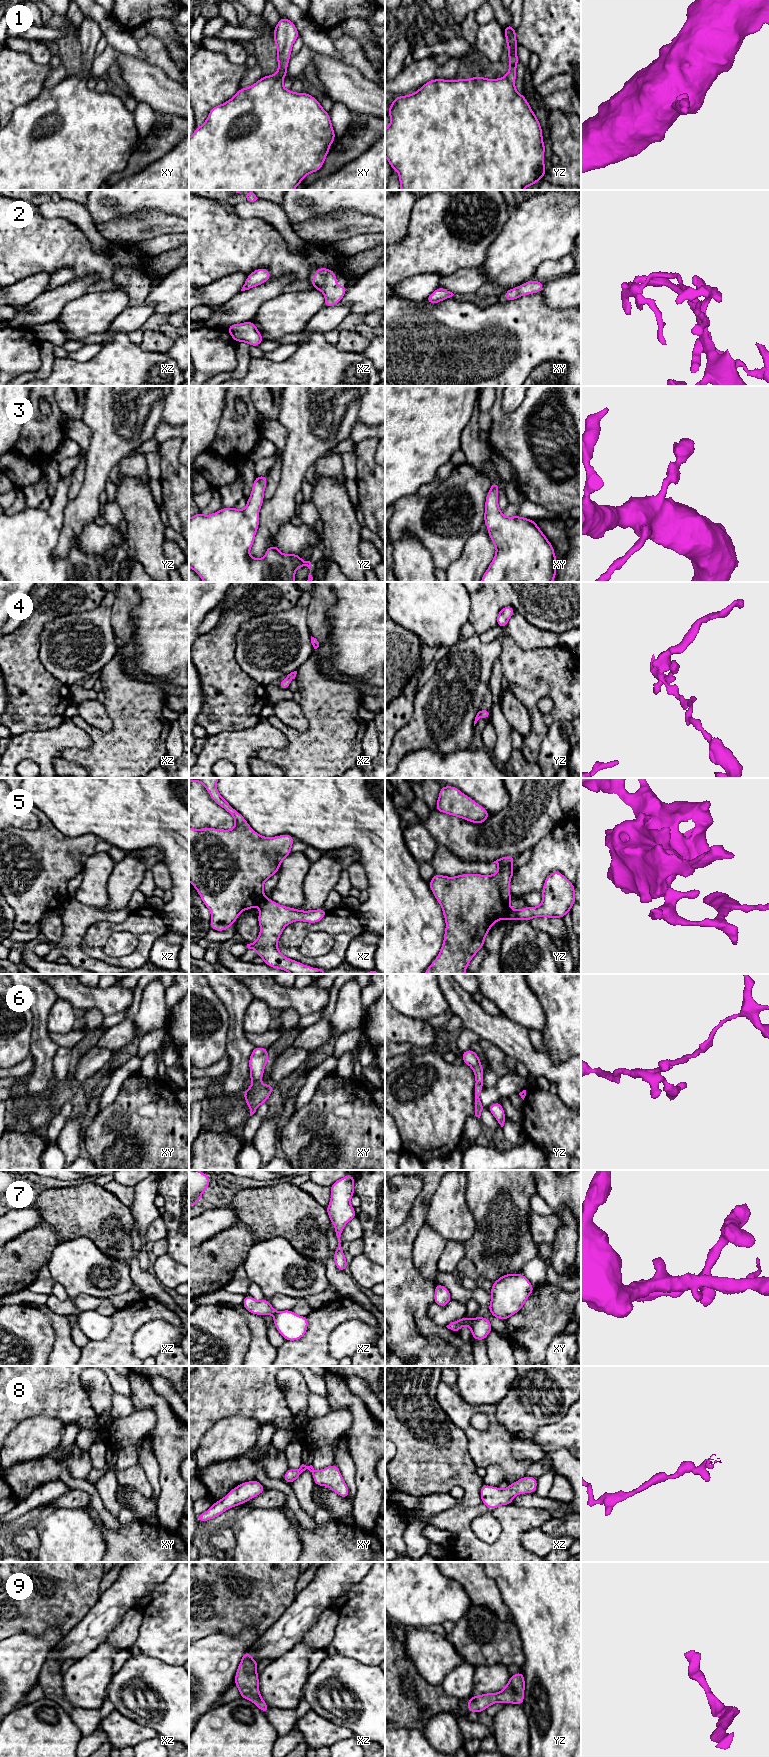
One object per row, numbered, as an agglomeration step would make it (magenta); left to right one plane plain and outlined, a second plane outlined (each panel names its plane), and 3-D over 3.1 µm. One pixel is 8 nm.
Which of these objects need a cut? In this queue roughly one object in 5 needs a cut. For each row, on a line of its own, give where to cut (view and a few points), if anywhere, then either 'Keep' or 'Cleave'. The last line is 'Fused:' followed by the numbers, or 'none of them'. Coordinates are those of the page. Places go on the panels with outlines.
1: No split. Keep
2: No split. Keep
3: No split. Keep
4: No split. Keep
5: Split along yz (511, 909), (506, 919). Cleave
6: No split. Keep
7: Split along xy (472, 1320), (470, 1328). Cleave
8: No split. Keep
9: No split. Keep
Fused: 5, 7

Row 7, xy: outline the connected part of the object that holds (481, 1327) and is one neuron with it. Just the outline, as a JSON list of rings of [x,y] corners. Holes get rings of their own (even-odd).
[[[476,1316],[472,1320],[472,1338],[473,1340],[485,1341],[487,1335],[493,1330],[489,1320],[482,1316]]]

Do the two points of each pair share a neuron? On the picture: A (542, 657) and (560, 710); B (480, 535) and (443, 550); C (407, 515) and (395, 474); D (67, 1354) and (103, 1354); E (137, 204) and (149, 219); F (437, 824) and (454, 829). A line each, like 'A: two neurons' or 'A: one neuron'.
A: one neuron
B: two neurons
C: two neurons
D: two neurons
E: two neurons
F: one neuron

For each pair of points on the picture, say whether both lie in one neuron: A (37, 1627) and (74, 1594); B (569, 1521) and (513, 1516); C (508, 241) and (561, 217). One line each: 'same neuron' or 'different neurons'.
A: same neuron
B: different neurons
C: same neuron

